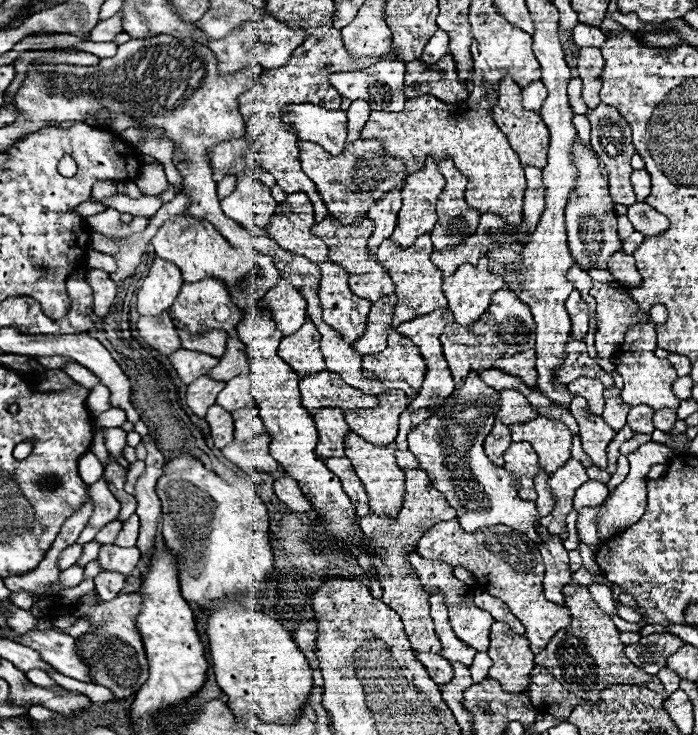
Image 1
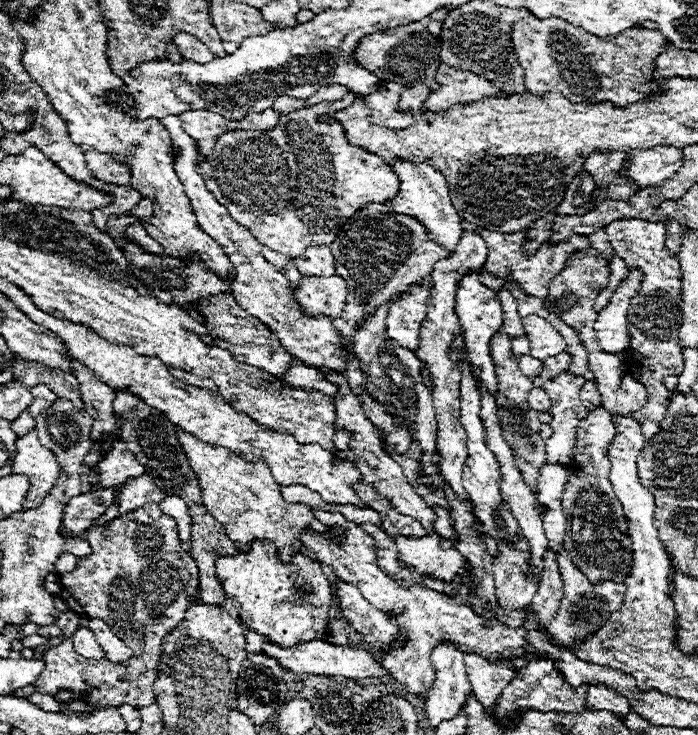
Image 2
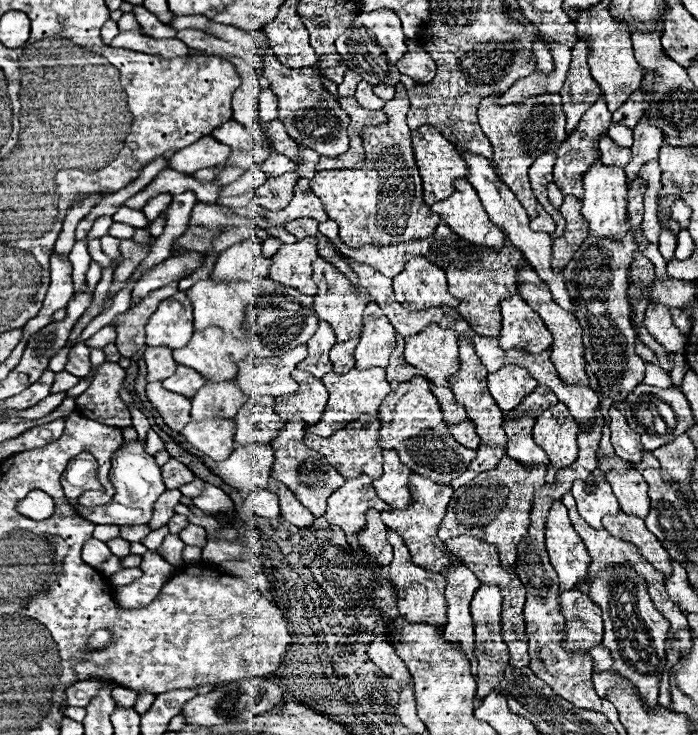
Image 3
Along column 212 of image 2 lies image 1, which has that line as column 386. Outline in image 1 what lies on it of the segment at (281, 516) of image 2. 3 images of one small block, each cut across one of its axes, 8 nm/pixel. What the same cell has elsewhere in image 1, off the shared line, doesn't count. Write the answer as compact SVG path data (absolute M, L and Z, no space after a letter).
M350 432L346 438L346 458L352 462L360 482L364 484L370 496L372 514L384 514L388 518L398 516L398 510L402 508L402 498L404 498L404 474L396 466L394 452L396 452L394 442L390 446L370 446L370 442L358 438L354 432Z

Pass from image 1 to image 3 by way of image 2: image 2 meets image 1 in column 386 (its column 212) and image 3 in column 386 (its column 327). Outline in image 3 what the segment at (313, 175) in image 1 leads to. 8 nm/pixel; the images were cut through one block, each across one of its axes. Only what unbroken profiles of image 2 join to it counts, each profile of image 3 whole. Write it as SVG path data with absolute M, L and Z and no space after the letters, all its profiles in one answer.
M402 84L396 86L396 96L390 102L385 102L383 111L388 116L386 124L366 126L362 130L366 150L362 168L320 170L310 180L310 188L322 200L328 218L338 222L340 240L352 248L364 244L394 246L428 238L434 234L440 222L440 218L430 212L422 198L422 178L414 160L412 130L406 124L408 94Z

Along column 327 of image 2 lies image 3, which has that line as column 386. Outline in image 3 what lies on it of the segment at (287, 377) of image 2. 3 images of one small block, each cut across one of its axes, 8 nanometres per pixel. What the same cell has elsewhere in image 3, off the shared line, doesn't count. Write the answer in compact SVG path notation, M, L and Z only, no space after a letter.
M352 368L346 374L330 372L322 378L322 384L326 386L330 400L328 400L328 406L324 410L322 420L318 424L308 426L308 432L316 434L316 436L330 436L334 430L340 430L342 426L346 426L346 422L352 422L354 418L358 418L358 414L374 414L376 416L378 406L382 404L382 400L390 392L390 382L386 382L384 368L370 368L370 370Z

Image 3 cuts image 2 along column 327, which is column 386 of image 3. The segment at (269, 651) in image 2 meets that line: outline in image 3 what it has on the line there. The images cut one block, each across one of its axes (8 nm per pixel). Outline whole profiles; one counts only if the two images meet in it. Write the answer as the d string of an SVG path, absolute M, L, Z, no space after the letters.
M376 640L376 642L368 644L368 656L386 676L390 676L390 678L394 678L398 682L406 682L410 678L410 672L406 668L406 664L396 654L392 644Z

